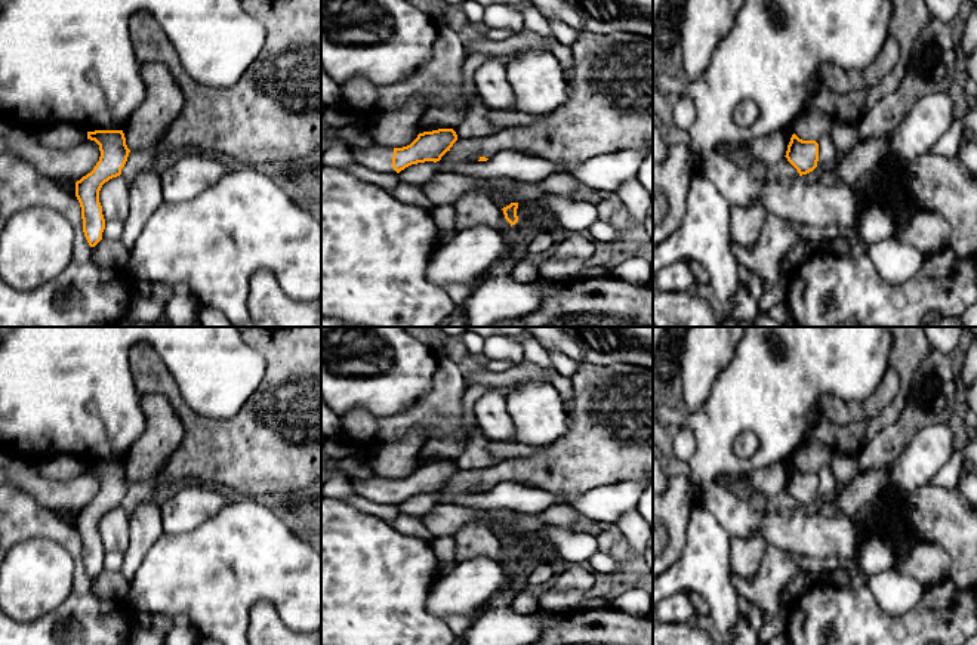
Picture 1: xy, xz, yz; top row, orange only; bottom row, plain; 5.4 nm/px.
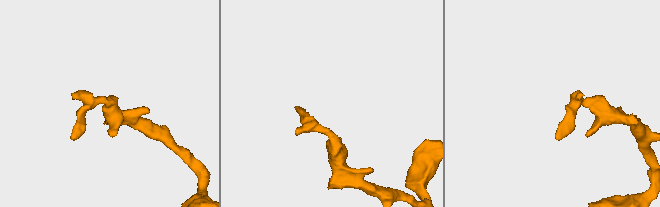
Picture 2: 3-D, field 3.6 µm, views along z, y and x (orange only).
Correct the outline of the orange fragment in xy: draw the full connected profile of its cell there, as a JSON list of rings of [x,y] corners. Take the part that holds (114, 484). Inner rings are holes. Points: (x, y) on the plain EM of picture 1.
[[[123,462],[87,463],[87,470],[99,476],[101,488],[93,502],[75,513],[75,528],[81,538],[84,568],[95,578],[105,561],[99,522],[105,513],[121,506],[130,481]]]

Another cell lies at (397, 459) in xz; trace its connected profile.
[[[416,428],[395,441],[379,444],[367,457],[367,463],[377,476],[407,478],[417,469],[417,456],[426,439],[426,432]]]

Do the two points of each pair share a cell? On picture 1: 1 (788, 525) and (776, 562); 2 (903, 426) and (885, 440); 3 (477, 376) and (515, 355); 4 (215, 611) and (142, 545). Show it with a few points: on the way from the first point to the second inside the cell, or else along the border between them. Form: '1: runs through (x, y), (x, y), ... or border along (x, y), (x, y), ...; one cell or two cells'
1: border along (767, 545), (797, 554); two cells
2: runs through (899, 431), (890, 440); one cell
3: border along (523, 360), (515, 366); two cells
4: border along (163, 533), (145, 555), (132, 580); two cells

